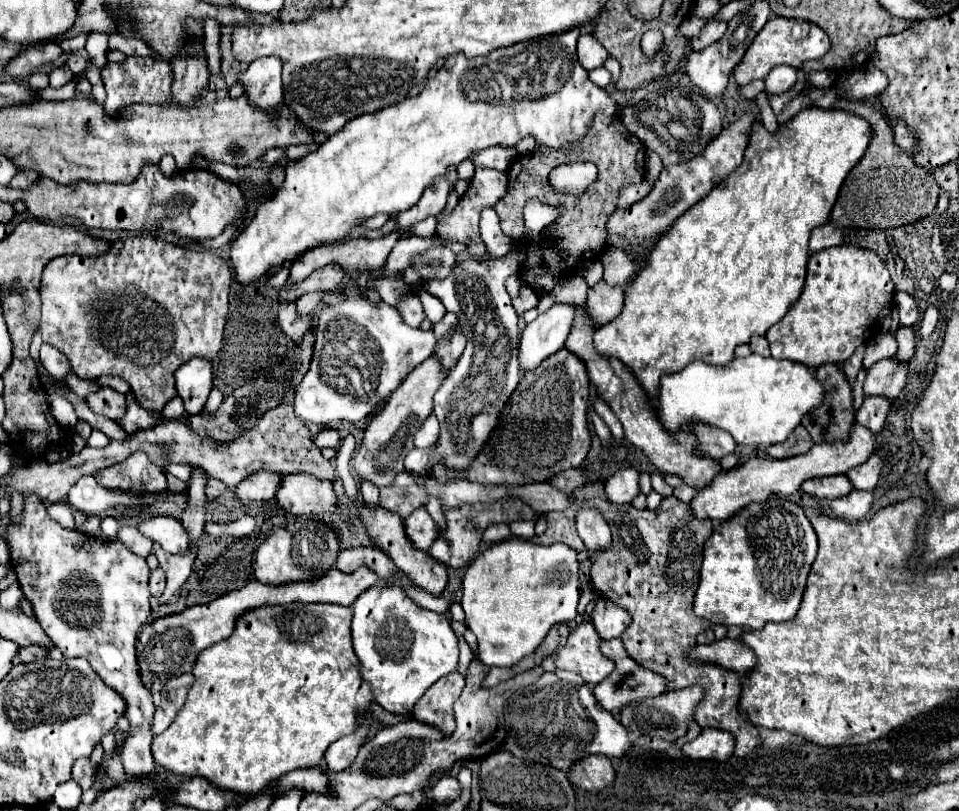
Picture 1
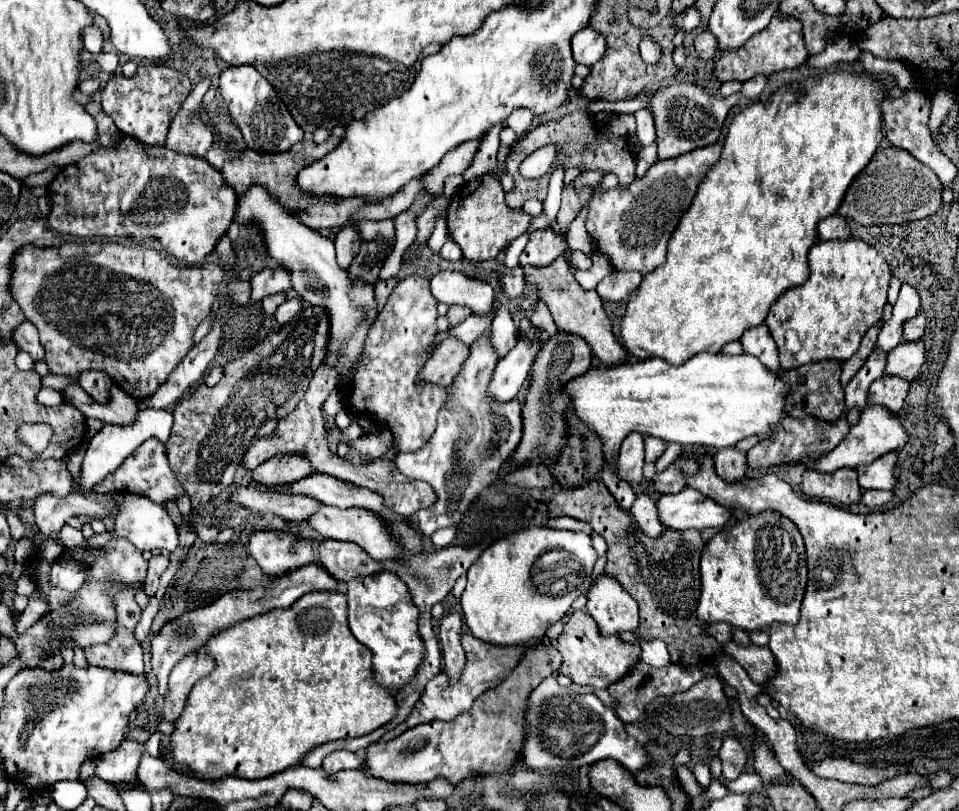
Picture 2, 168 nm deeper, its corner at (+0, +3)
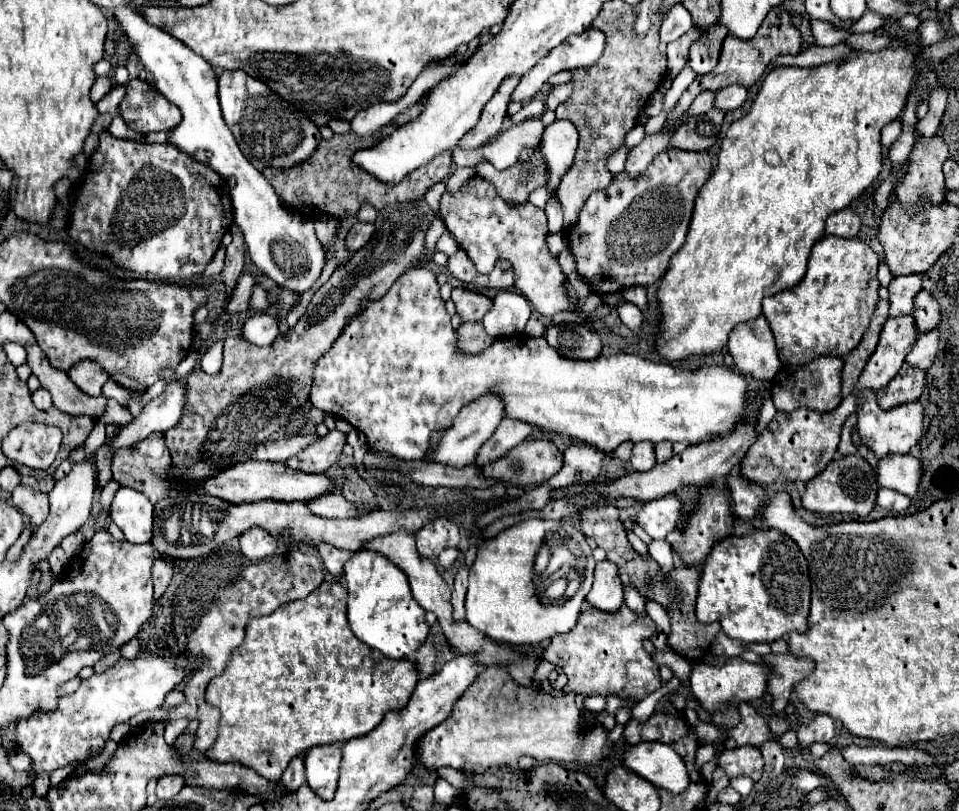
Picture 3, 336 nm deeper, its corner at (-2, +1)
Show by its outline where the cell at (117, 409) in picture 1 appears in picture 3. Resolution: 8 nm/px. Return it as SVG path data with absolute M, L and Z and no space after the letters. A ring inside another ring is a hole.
M92 361L76 363L68 371L68 377L78 385L78 389L82 389L90 397L102 395L102 387L108 381L108 373L104 373L104 369L100 369L100 365Z

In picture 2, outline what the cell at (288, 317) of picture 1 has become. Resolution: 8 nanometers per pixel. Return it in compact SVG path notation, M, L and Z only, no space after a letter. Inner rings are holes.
M278 293L278 295L268 295L266 299L262 299L262 309L264 309L264 313L266 313L266 315L274 315L274 309L276 309L282 301L286 301L286 297L284 297L282 293Z

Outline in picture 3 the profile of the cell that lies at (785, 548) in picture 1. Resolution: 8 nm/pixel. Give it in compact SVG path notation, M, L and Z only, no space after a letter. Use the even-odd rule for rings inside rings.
M756 529L742 537L730 535L718 541L708 553L696 603L696 617L700 623L718 621L728 637L742 643L772 643L792 631L804 633L808 629L808 609L808 563L800 547L786 533Z

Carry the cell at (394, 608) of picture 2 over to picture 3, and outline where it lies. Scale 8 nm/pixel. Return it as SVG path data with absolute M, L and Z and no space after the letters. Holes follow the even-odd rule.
M358 551L346 565L344 581L348 589L348 621L352 633L390 659L412 657L424 643L430 625L424 619L426 611L416 605L412 597L406 575L380 553Z

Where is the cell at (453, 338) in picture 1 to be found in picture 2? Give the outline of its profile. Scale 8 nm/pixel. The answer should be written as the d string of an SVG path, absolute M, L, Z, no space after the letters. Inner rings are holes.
M450 305L450 309L448 309L448 321L452 323L452 325L458 325L462 319L466 319L470 315L470 307L462 307L462 305Z

